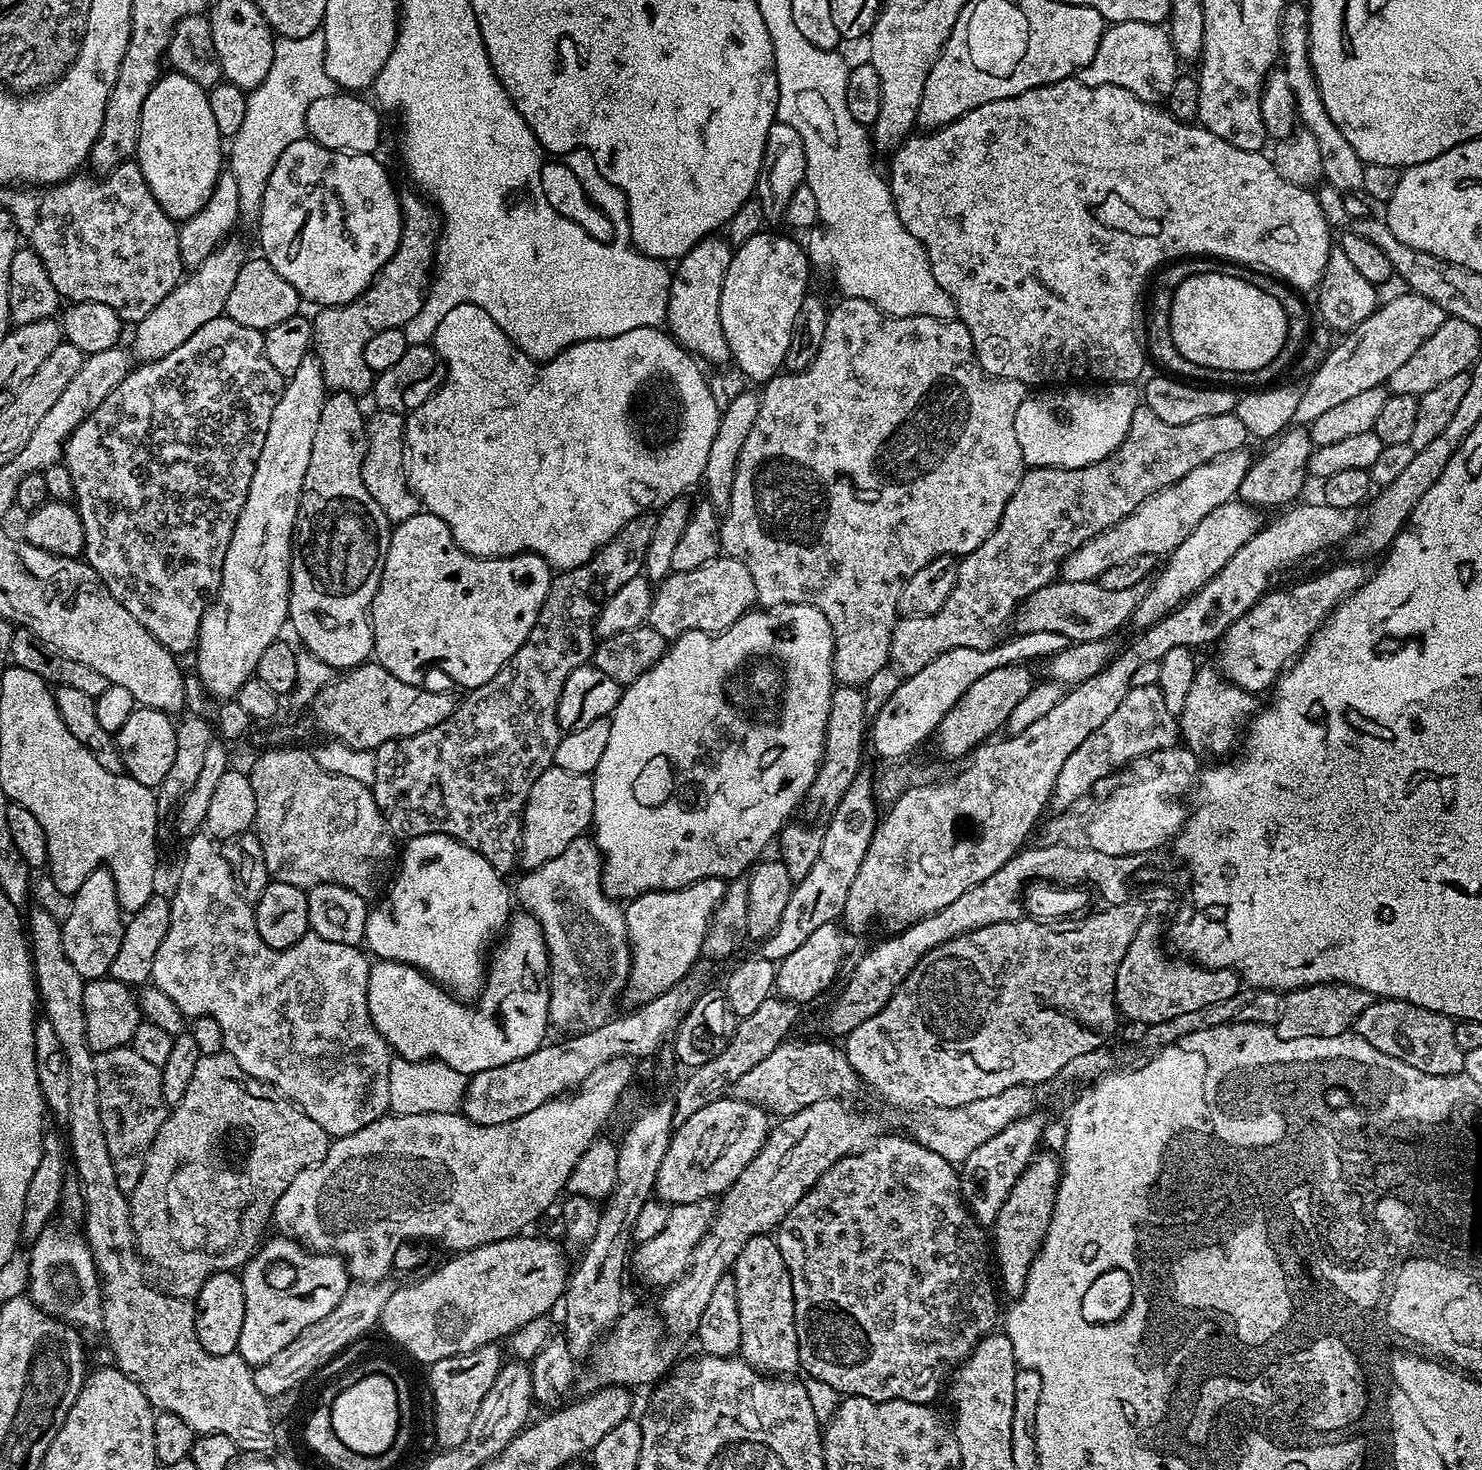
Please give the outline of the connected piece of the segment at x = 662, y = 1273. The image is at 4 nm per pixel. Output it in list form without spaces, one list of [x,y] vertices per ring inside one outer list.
[[[702,1200],[671,1205],[668,1209],[666,1227],[659,1234],[654,1234],[654,1238],[641,1240],[635,1245],[630,1256],[631,1271],[633,1268],[646,1283],[660,1284],[659,1286],[667,1286],[680,1279],[692,1263],[692,1251],[696,1249],[700,1239],[708,1233],[713,1215],[713,1205]]]

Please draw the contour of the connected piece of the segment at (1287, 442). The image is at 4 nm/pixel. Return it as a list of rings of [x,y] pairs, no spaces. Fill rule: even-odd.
[[[1289,427],[1272,446],[1273,448],[1261,460],[1257,459],[1246,470],[1246,478],[1242,478],[1242,486],[1238,493],[1239,499],[1245,504],[1261,510],[1267,510],[1267,508],[1280,510],[1299,501],[1300,491],[1304,488],[1304,480],[1309,479],[1308,459],[1314,445],[1311,431],[1307,427]]]

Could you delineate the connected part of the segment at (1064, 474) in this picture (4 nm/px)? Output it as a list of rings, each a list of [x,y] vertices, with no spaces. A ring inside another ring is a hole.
[[[1141,406],[1134,410],[1134,418],[1130,418],[1130,430],[1126,430],[1126,438],[1122,438],[1120,445],[1106,458],[1081,468],[1028,468],[1018,482],[1018,490],[1014,490],[1014,494],[1010,494],[1010,502],[1006,502],[1000,525],[992,531],[990,538],[986,538],[986,542],[982,542],[982,546],[969,552],[957,563],[957,580],[945,604],[936,613],[897,619],[890,638],[888,659],[891,667],[901,677],[907,678],[930,666],[930,662],[948,650],[986,650],[997,647],[1005,639],[1004,627],[1007,624],[1009,627],[1018,605],[1027,596],[1034,594],[1034,590],[1053,583],[1064,559],[1073,550],[1122,522],[1122,518],[1146,502],[1146,498],[1186,478],[1190,470],[1222,454],[1241,451],[1245,447],[1244,443],[1249,443],[1249,440],[1246,426],[1242,426],[1235,412],[1214,414],[1214,418],[1198,418],[1198,422],[1171,424],[1162,422],[1154,410]]]

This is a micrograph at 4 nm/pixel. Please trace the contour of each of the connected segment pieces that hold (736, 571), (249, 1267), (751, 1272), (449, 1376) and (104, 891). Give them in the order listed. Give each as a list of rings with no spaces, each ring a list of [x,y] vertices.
[[[721,554],[718,559],[706,562],[706,566],[698,566],[698,570],[672,572],[659,581],[652,597],[652,606],[646,624],[647,627],[658,630],[658,634],[669,638],[675,638],[687,632],[715,634],[734,626],[734,622],[738,622],[738,618],[753,611],[757,604],[754,578],[750,578],[750,570],[746,570],[746,566],[742,566],[742,562],[738,562],[733,556]]]
[[[284,1234],[276,1235],[280,1236],[274,1237],[273,1240],[265,1239],[261,1243],[239,1273],[246,1298],[246,1314],[236,1352],[245,1362],[253,1366],[270,1362],[270,1358],[286,1350],[286,1346],[293,1344],[310,1326],[322,1322],[322,1318],[326,1318],[326,1314],[330,1314],[330,1310],[334,1310],[334,1306],[342,1302],[350,1286],[348,1265],[339,1256],[313,1254],[299,1240]]]
[[[771,1235],[751,1236],[734,1265],[738,1286],[738,1323],[742,1326],[739,1355],[753,1368],[784,1378],[800,1368],[794,1322],[794,1290],[786,1262]]]
[[[486,1343],[478,1346],[478,1350],[442,1358],[427,1369],[428,1388],[432,1391],[432,1428],[441,1449],[462,1446],[462,1442],[466,1442],[466,1434],[470,1434],[470,1426],[474,1426],[478,1406],[482,1406],[482,1398],[490,1394],[490,1386],[494,1386],[494,1378],[498,1378],[502,1367],[496,1347],[495,1343]]]
[[[103,866],[93,870],[84,879],[82,886],[78,886],[71,900],[68,917],[63,917],[60,926],[62,950],[66,950],[66,958],[70,958],[74,970],[82,974],[85,982],[107,977],[110,966],[114,966],[118,946],[122,946],[122,934],[126,923],[125,913],[118,902],[112,871]]]

